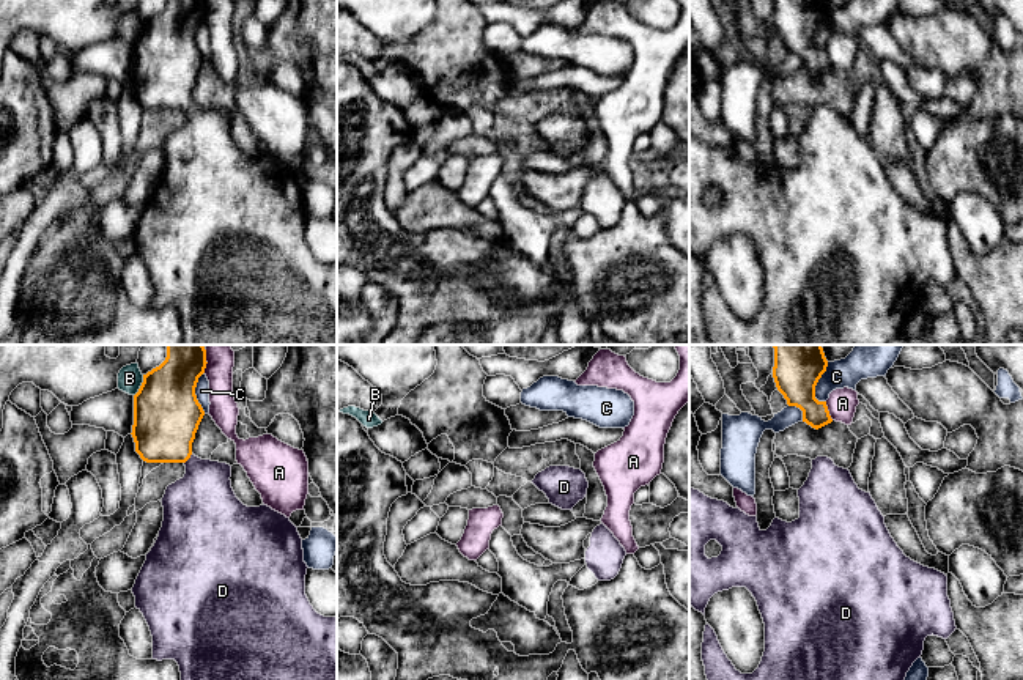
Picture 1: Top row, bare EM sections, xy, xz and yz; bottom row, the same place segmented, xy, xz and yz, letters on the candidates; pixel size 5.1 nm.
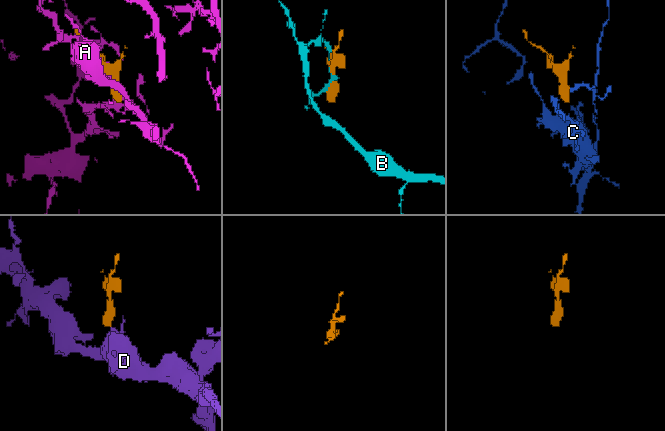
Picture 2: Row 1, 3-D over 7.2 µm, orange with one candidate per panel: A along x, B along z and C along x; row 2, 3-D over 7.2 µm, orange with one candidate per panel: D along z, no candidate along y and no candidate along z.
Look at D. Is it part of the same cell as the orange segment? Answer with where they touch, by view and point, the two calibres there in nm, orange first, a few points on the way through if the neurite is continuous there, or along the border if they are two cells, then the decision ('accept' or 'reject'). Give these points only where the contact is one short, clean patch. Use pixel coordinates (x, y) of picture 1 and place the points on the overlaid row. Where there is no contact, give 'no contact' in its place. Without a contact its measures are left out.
contact xy (189, 457); calibres 340 and 340 nm; way xy (167, 414), (167, 435), (189, 457), (202, 476), (202, 504); accept

